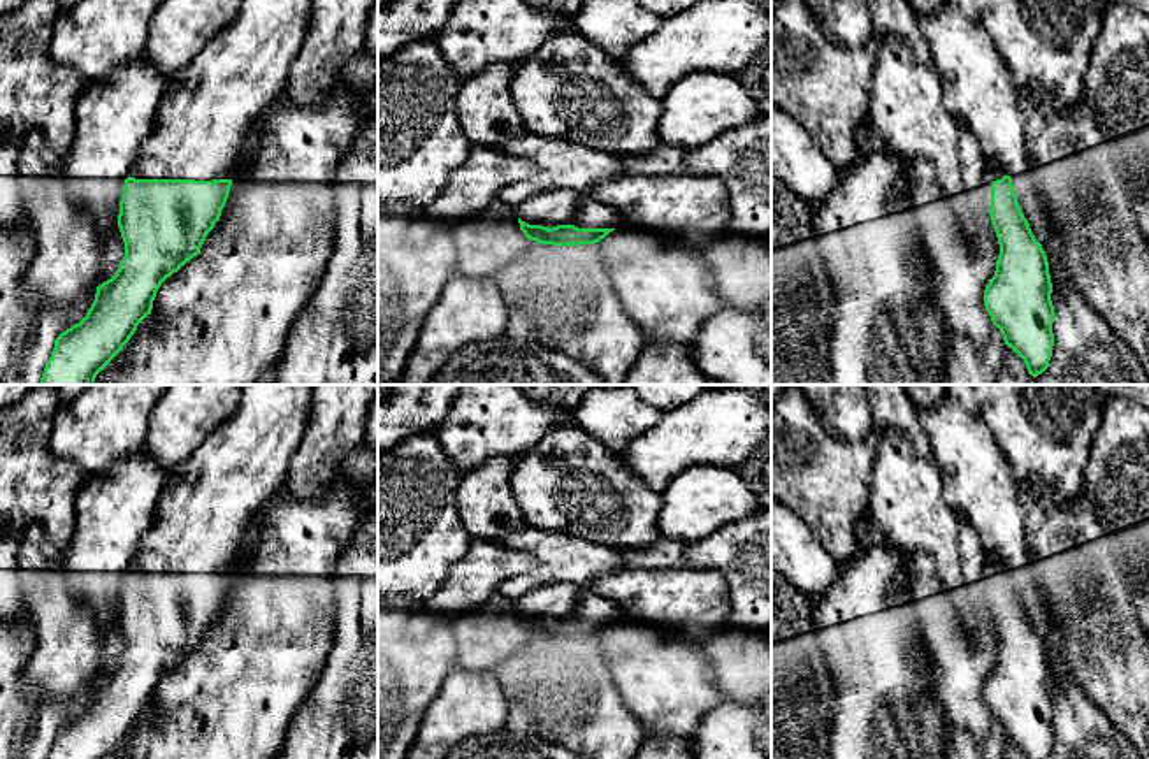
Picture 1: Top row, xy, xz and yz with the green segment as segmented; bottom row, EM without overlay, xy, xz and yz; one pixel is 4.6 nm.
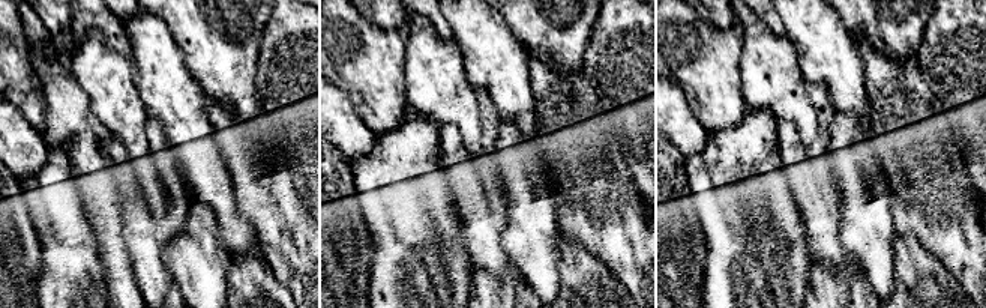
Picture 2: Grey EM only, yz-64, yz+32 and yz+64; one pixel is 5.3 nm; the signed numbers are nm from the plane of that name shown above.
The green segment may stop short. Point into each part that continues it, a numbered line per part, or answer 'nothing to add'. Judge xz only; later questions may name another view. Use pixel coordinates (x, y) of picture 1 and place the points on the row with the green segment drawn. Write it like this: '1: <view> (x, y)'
1: xz (550, 208)

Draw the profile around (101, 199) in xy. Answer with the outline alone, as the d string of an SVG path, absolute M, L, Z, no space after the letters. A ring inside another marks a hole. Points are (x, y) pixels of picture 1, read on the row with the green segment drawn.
M144 56L118 67L105 81L84 86L76 105L76 134L63 160L69 199L83 207L105 235L118 223L125 179L141 146L151 137L165 77Z

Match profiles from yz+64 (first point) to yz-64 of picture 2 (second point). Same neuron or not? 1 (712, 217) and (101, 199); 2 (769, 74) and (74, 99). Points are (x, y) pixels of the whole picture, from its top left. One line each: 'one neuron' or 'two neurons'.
1: two neurons
2: two neurons

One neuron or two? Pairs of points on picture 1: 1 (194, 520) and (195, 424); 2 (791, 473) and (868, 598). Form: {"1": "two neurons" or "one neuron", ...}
{"1": "two neurons", "2": "two neurons"}

